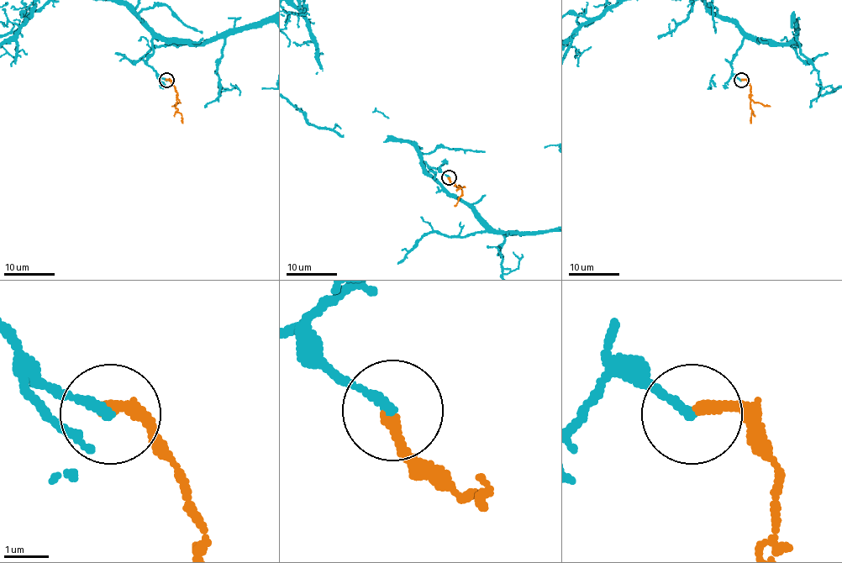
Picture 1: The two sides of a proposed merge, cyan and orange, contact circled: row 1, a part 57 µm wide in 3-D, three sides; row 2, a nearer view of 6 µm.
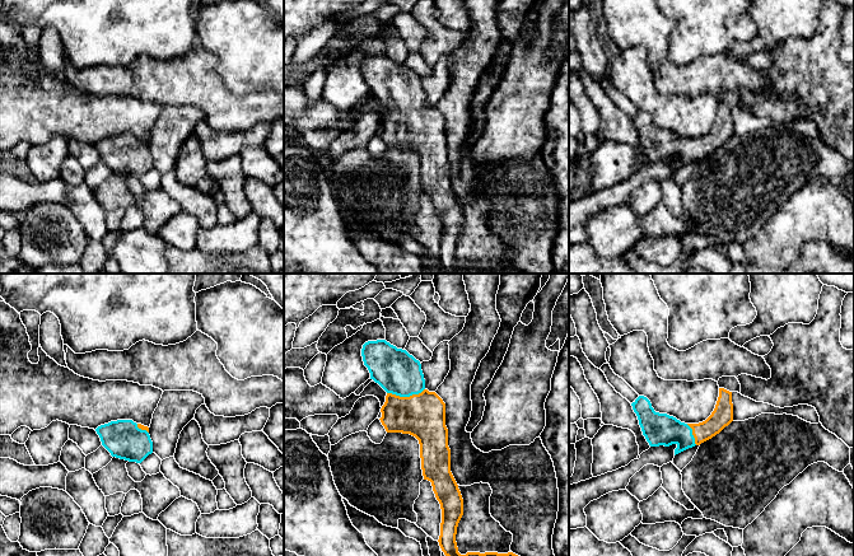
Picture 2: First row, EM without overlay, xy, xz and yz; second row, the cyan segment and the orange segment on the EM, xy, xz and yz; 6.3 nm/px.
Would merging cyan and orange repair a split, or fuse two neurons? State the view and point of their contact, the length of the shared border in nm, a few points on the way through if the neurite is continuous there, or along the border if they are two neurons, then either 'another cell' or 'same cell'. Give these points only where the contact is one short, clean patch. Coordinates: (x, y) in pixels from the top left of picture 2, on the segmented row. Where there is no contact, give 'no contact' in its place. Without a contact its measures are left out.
contact xz (405, 396); length 240 nm; way xz (397, 372), (405, 384), (405, 396), (423, 415); same cell

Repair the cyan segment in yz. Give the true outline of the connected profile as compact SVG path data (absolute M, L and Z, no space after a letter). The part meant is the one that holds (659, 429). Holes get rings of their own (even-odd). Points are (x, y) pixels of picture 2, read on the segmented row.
M719 388L719 397L711 415L699 424L685 424L667 414L655 412L644 396L639 396L631 406L649 445L676 444L675 455L711 439L733 421L732 392L724 388Z

